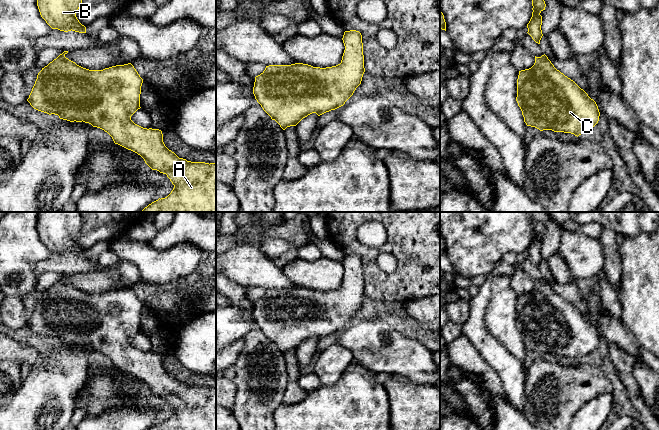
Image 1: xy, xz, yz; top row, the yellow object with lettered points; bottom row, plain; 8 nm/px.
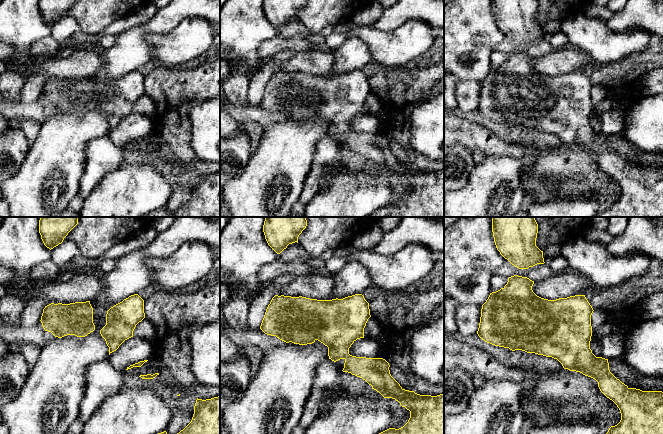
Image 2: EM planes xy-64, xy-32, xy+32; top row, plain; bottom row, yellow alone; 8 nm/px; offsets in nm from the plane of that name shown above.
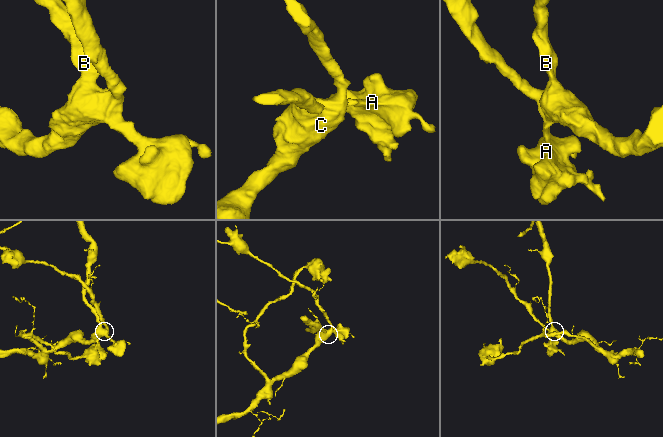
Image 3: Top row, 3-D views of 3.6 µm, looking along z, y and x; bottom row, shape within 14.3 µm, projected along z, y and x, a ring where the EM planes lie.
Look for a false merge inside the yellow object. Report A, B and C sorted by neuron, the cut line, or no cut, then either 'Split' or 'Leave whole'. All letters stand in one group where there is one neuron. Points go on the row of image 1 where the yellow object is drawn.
Groups: A B C. No split. Leave whole

